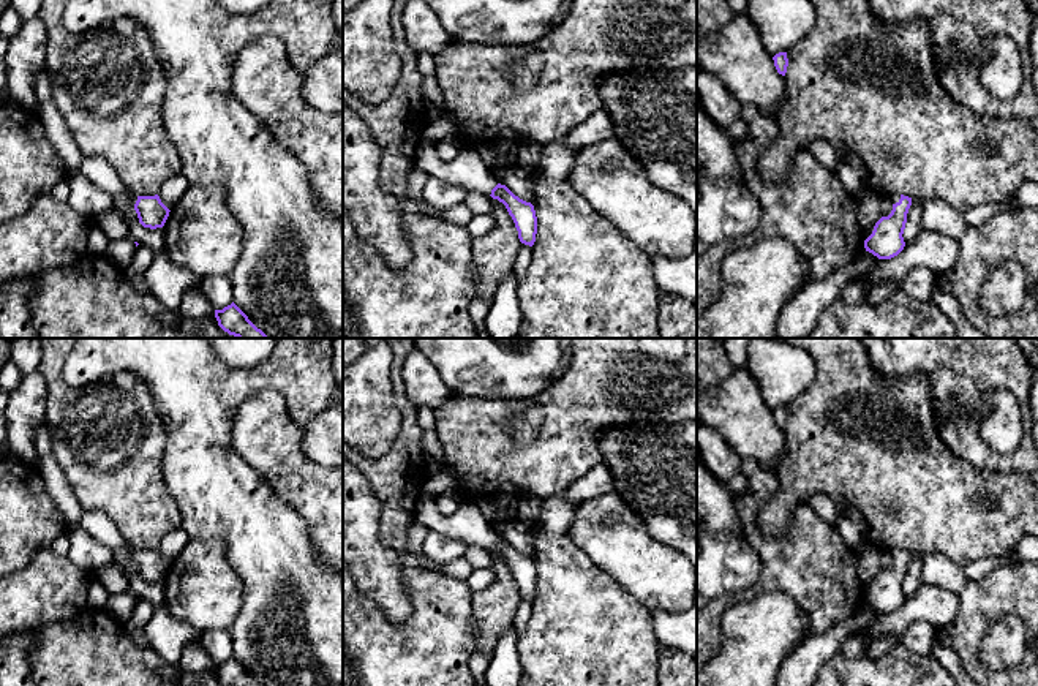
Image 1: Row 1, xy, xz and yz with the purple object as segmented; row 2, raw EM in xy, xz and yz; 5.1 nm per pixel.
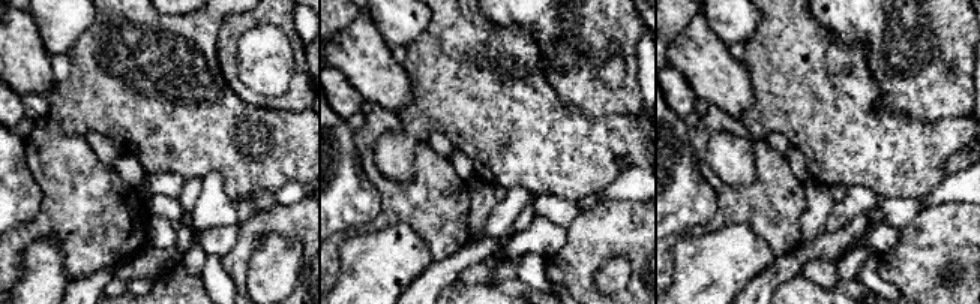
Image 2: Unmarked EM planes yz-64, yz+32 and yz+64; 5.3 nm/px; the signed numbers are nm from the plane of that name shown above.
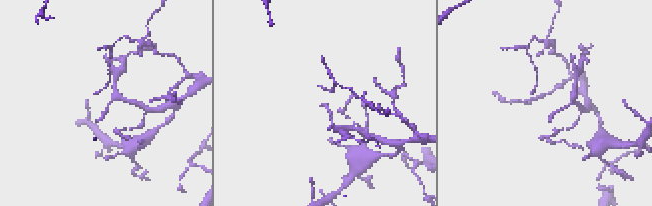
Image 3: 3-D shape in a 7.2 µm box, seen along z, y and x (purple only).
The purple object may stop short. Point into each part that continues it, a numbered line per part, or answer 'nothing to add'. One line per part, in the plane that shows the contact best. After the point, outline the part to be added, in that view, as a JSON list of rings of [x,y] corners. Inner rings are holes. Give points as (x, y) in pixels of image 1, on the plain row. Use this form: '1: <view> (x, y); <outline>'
1: xz (468, 525); [[[423,490],[416,504],[414,520],[446,537],[458,539],[466,547],[490,550],[491,544],[499,537],[490,528],[479,504],[463,501],[453,515],[444,517],[438,512],[434,498]]]

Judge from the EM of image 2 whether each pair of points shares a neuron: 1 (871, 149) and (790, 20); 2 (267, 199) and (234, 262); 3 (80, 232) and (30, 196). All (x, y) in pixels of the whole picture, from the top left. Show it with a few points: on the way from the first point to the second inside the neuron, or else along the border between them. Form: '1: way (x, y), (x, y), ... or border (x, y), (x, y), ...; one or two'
1: way (839, 117), (805, 80), (791, 59), (791, 51); one
2: border (278, 204), (257, 213); two
3: border (30, 171), (41, 192), (41, 208), (15, 226); two

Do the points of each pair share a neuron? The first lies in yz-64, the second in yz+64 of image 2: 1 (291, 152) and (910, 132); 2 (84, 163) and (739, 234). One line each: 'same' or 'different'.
1: same
2: different

